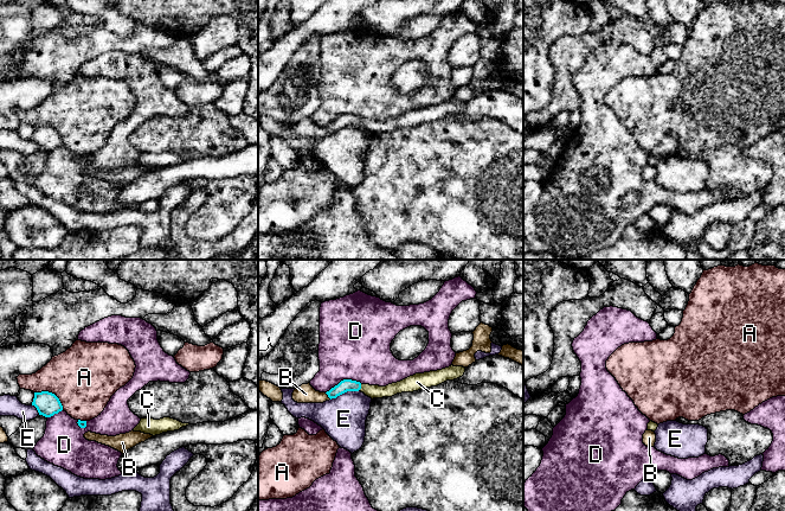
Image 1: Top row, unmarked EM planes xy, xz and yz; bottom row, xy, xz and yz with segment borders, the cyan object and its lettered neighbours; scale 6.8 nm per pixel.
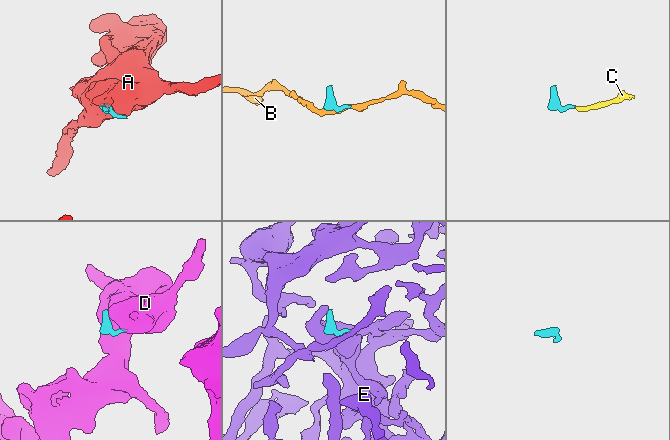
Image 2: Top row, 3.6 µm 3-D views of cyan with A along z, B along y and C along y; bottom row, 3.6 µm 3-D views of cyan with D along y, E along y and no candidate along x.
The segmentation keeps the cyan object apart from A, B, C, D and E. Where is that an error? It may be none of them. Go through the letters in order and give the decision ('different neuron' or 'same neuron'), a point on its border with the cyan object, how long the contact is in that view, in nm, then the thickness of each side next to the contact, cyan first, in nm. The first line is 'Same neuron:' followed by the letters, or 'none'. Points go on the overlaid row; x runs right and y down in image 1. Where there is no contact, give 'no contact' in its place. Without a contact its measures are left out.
Same neuron: C
A: different neuron | xy (51, 393) | 240 nm | 160/440 nm
B: different neuron | xz (328, 396) | 60 nm | 90/130 nm
C: same neuron | xz (360, 387) | 40 nm | 90/100 nm
D: different neuron | xz (343, 379) | 260 nm | 90/460 nm
E: different neuron | xz (345, 391) | 220 nm | 90/300 nm

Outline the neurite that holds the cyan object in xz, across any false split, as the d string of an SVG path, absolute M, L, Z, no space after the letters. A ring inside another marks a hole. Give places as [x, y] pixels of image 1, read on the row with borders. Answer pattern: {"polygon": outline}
{"polygon": "M449 366L437 371L416 373L400 382L388 384L386 387L361 384L352 379L343 379L326 394L328 397L336 398L347 391L361 391L366 396L373 398L392 397L401 392L413 392L425 388L437 387L446 381L453 381L462 377L465 372L463 366Z"}

